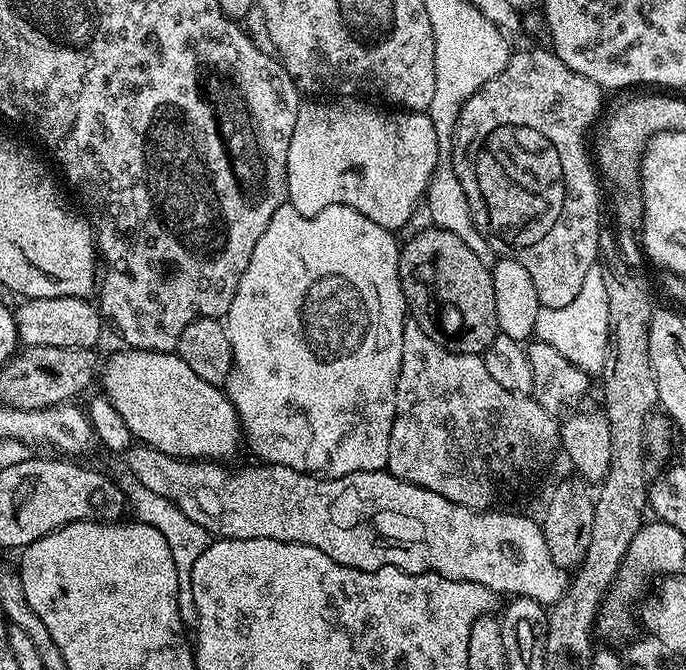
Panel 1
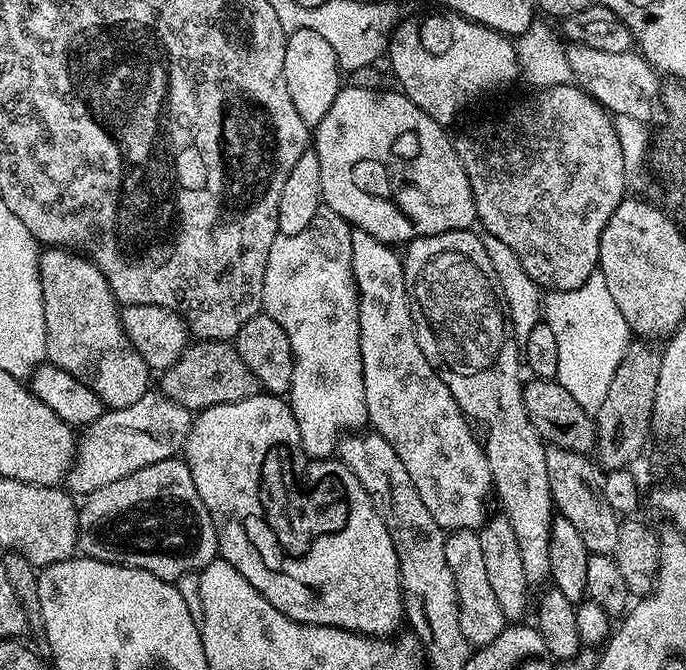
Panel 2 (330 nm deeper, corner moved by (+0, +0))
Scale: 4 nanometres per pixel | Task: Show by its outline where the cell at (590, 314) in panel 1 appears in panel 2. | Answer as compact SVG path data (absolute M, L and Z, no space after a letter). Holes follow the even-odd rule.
M599 271L592 272L582 286L574 290L552 290L542 300L542 320L550 326L554 338L558 341L558 370L555 381L563 386L568 393L590 413L602 406L606 399L606 389L614 379L614 370L618 370L618 362L622 362L622 354L626 354L630 343L630 333L626 318L622 318L622 310L614 302L614 294L606 286L606 278L602 278Z

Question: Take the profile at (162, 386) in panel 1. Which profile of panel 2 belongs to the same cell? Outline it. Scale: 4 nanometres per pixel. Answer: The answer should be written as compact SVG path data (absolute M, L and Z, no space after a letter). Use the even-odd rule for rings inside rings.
M261 394L242 398L238 402L210 406L195 413L188 437L185 438L182 459L190 470L190 478L194 478L198 498L202 498L202 502L214 522L219 555L226 562L230 562L230 566L234 566L234 570L238 570L238 574L242 574L242 578L246 578L246 582L250 582L250 586L254 586L254 590L258 590L258 594L262 594L262 598L266 598L266 602L270 602L270 606L274 606L274 610L286 614L286 618L299 624L334 626L342 630L361 632L364 636L388 638L401 631L406 620L404 591L400 588L398 554L394 550L394 542L390 542L390 530L386 530L386 522L382 522L382 518L378 514L370 494L366 494L362 482L358 482L358 478L354 478L354 474L347 466L340 463L339 459L313 458L304 451L298 434L298 422L294 418L292 407L288 405L284 396Z

